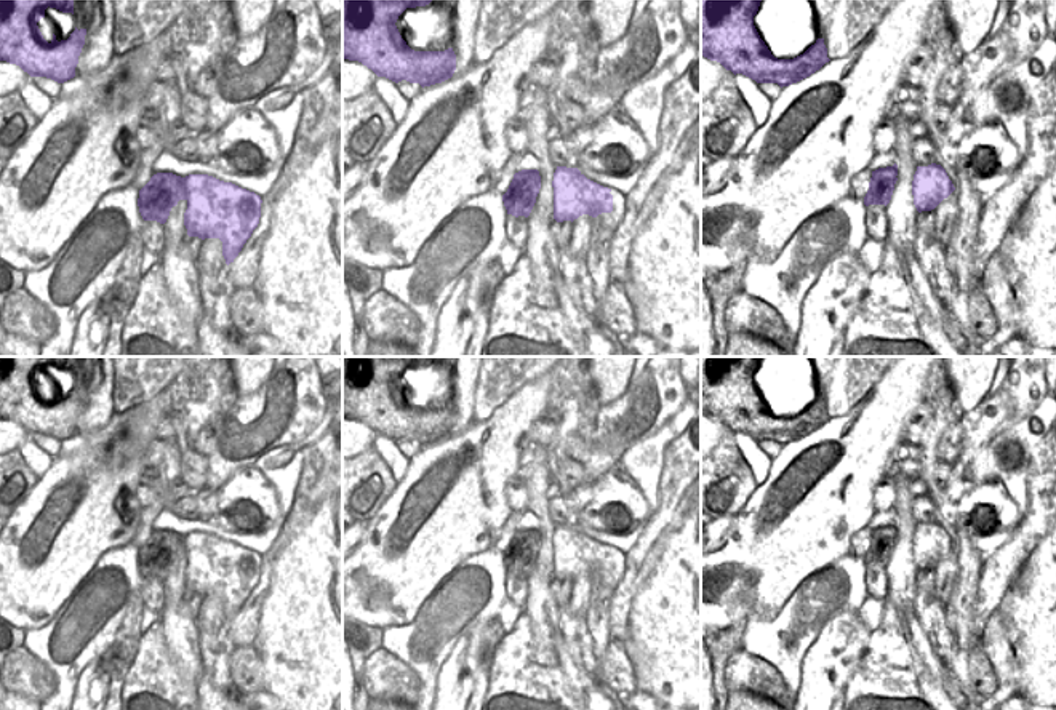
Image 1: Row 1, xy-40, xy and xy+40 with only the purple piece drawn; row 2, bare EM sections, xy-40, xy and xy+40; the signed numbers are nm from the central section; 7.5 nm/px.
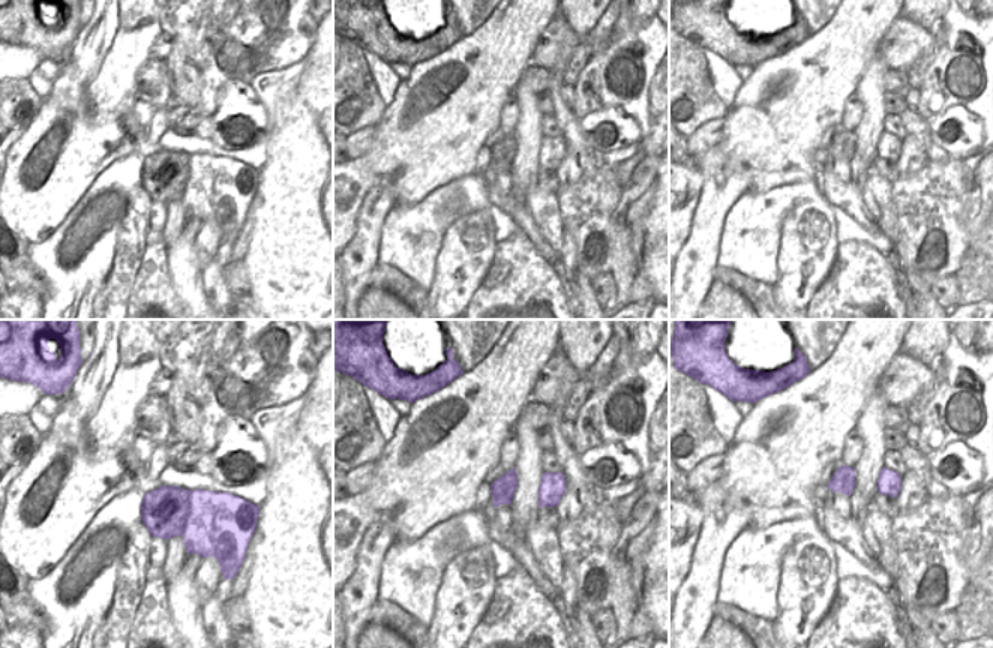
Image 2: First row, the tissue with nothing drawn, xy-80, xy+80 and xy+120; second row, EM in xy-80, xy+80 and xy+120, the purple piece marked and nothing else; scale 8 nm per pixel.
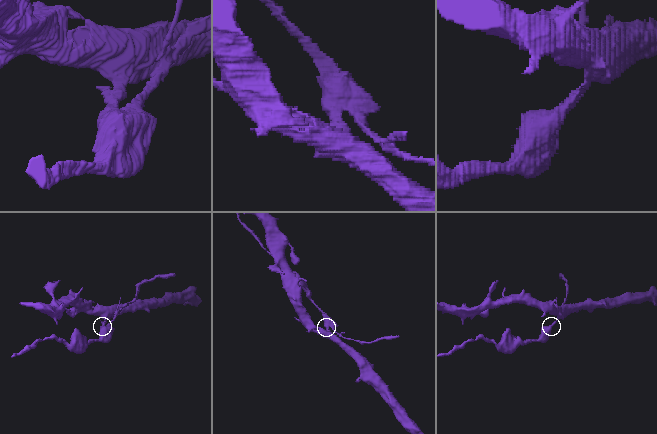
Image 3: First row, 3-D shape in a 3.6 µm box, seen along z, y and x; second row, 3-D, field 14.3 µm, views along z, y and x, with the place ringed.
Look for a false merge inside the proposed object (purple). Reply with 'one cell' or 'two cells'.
two cells

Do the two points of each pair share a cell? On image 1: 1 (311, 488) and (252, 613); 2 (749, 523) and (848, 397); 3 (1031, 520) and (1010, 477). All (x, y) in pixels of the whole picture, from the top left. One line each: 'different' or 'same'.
1: same
2: different
3: different

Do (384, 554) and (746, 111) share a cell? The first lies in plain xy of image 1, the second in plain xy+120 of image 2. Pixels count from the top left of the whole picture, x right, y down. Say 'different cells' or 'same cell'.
same cell

